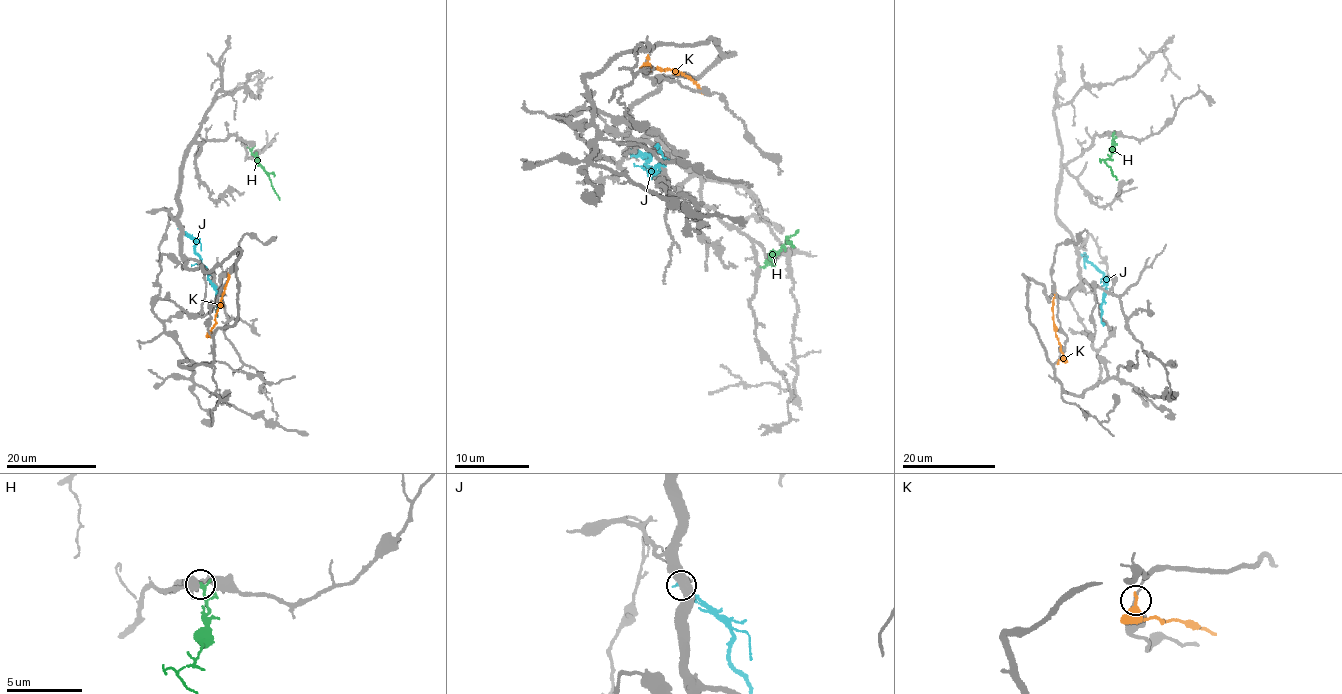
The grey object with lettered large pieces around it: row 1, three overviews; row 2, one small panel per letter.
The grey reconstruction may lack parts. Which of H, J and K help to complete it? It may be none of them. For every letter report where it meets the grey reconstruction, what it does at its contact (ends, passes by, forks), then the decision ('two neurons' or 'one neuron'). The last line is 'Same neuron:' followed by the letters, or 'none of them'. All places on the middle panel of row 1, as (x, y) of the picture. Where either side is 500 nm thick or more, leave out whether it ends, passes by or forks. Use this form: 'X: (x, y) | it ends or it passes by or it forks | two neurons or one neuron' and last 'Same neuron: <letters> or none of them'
H: (771, 262) | it ends | one neuron
J: (633, 148) | it ends | two neurons
K: (648, 59) | it ends | two neurons
Same neuron: H

